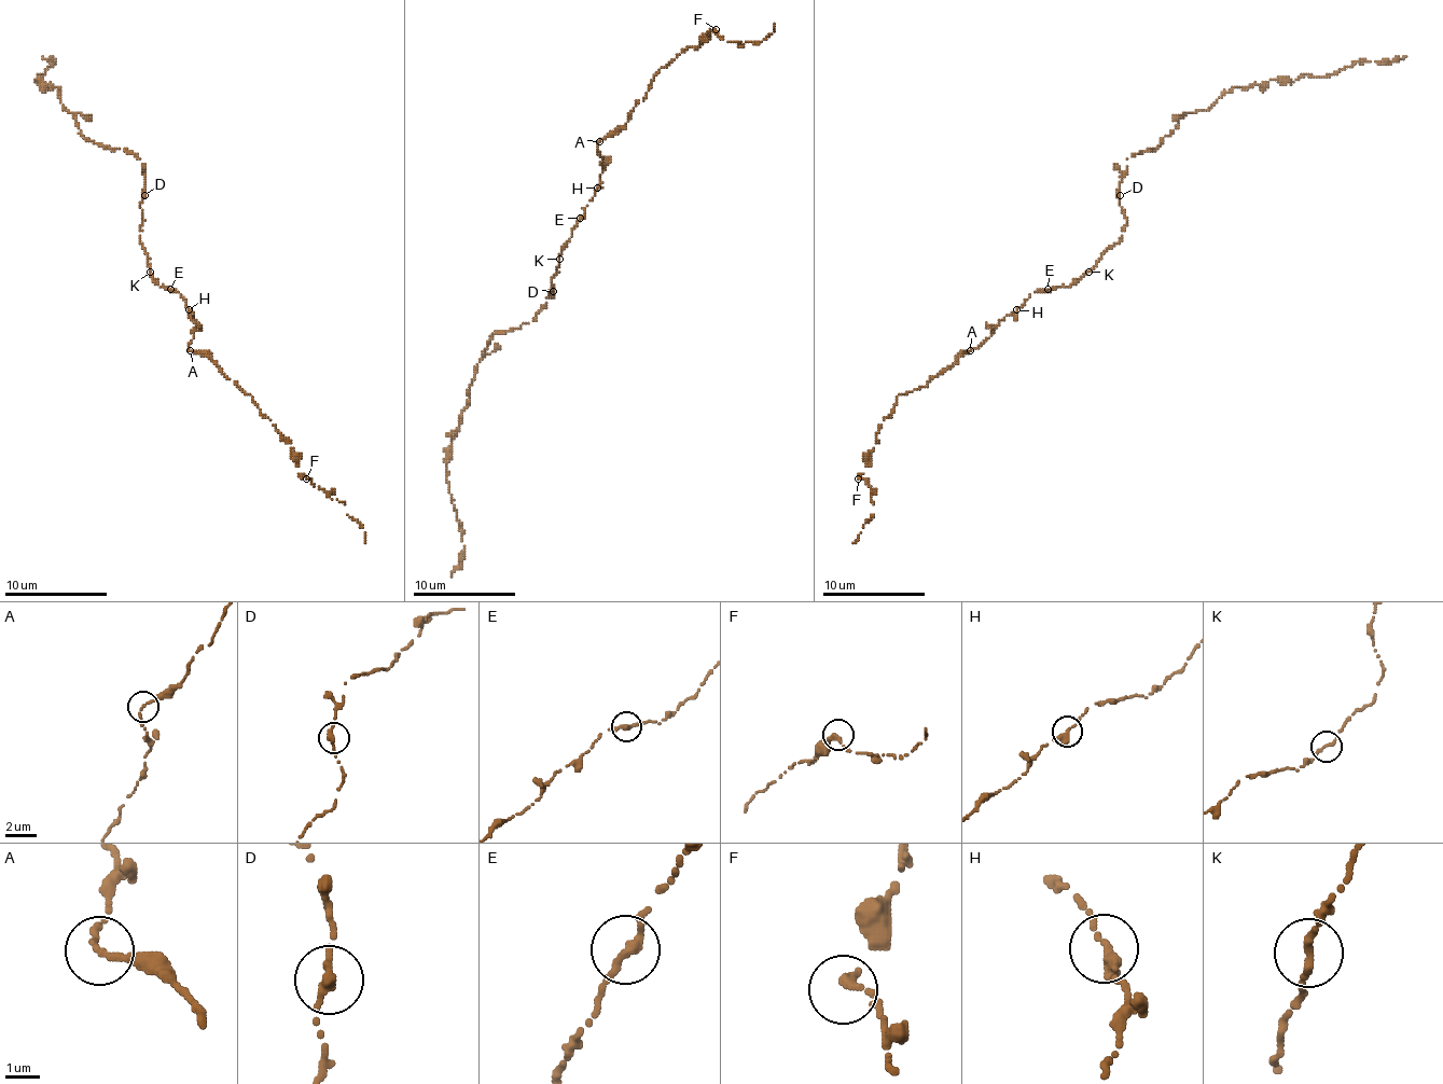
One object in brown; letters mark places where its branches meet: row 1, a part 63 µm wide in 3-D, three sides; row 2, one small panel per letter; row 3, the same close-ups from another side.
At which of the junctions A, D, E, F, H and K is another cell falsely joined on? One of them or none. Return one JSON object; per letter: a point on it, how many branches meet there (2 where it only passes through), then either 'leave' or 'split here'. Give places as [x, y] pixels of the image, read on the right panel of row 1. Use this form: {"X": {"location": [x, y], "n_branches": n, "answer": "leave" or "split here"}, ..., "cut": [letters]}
{"A": {"location": [970, 350], "n_branches": 2, "answer": "leave"}, "D": {"location": [1120, 195], "n_branches": 2, "answer": "leave"}, "E": {"location": [1048, 289], "n_branches": 2, "answer": "leave"}, "F": {"location": [858, 478], "n_branches": 1, "answer": "leave"}, "H": {"location": [1016, 309], "n_branches": 1, "answer": "leave"}, "K": {"location": [1088, 272], "n_branches": 2, "answer": "leave"}, "cut": []}

